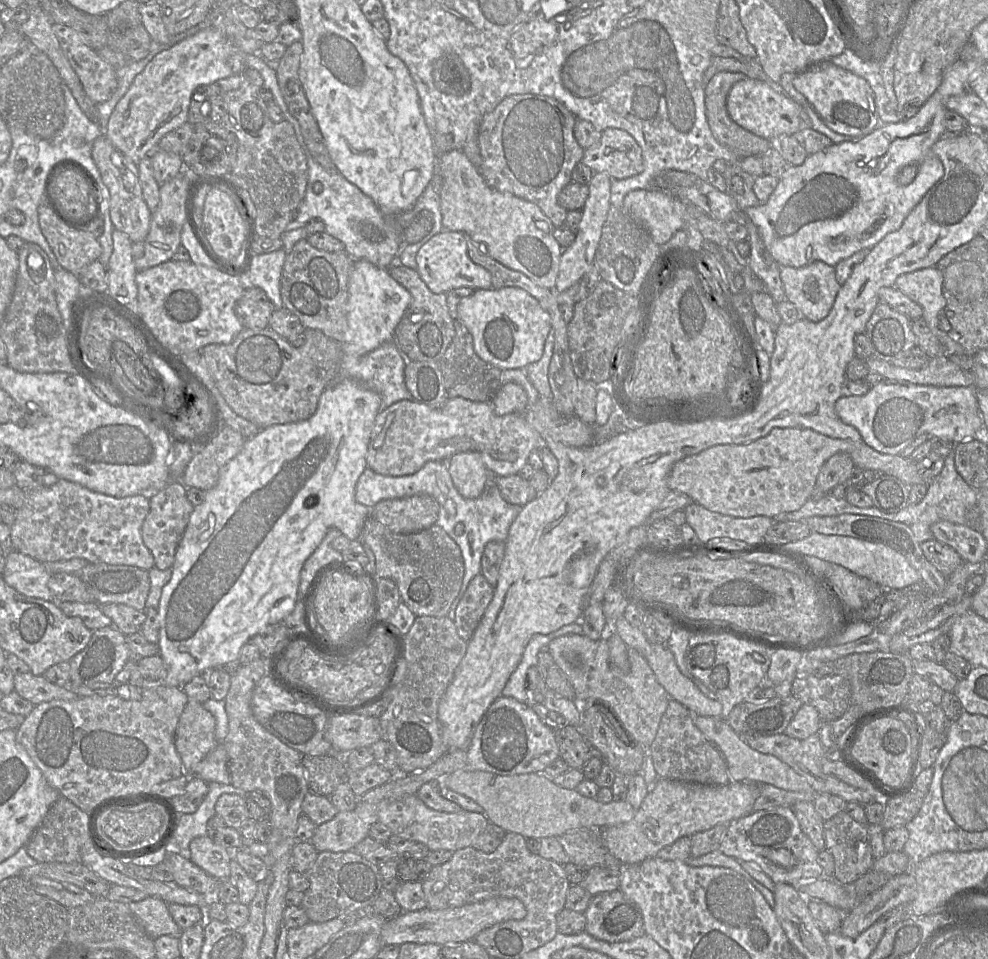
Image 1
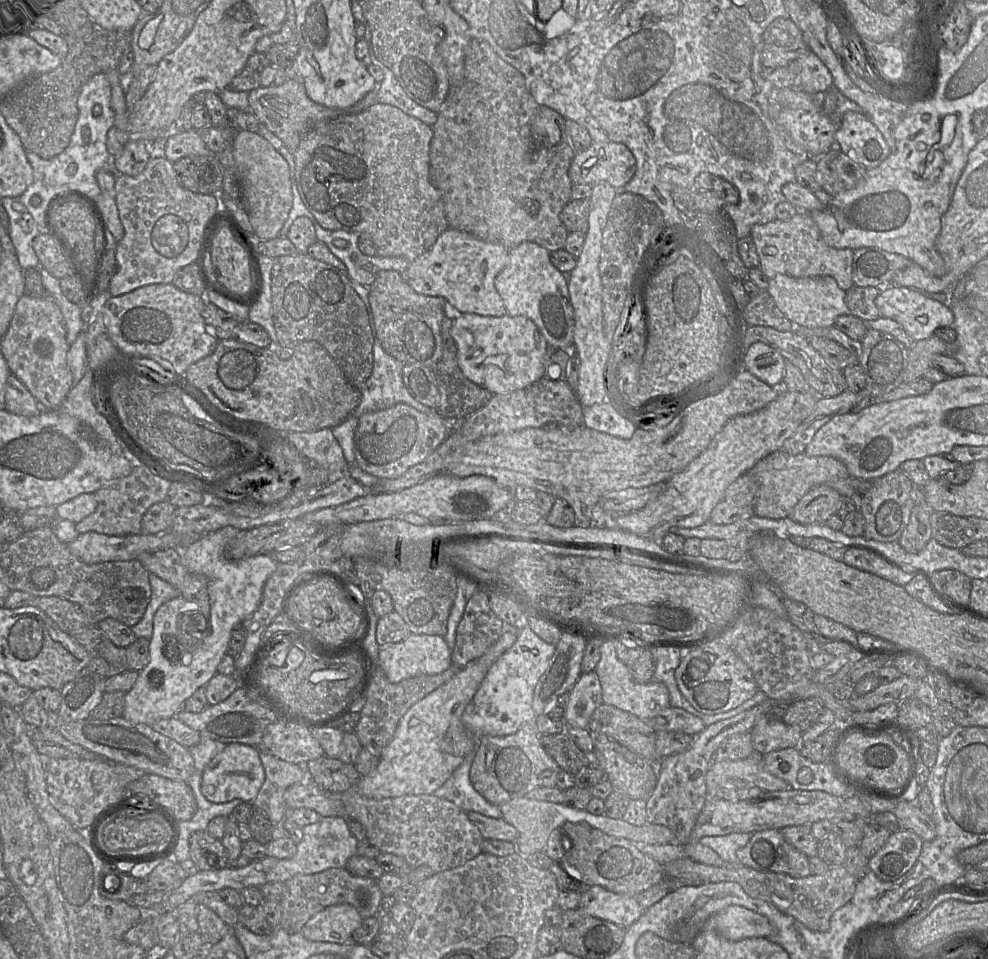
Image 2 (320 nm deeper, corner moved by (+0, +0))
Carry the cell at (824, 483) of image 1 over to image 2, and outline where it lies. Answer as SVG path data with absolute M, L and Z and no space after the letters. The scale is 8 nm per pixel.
M828 485L808 491L794 506L788 517L801 524L825 523L842 505L841 494Z

